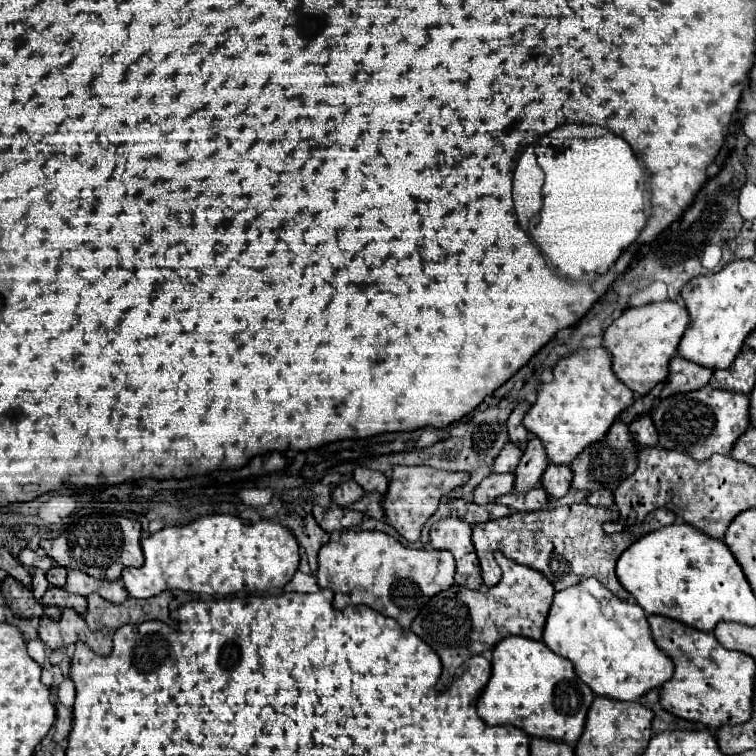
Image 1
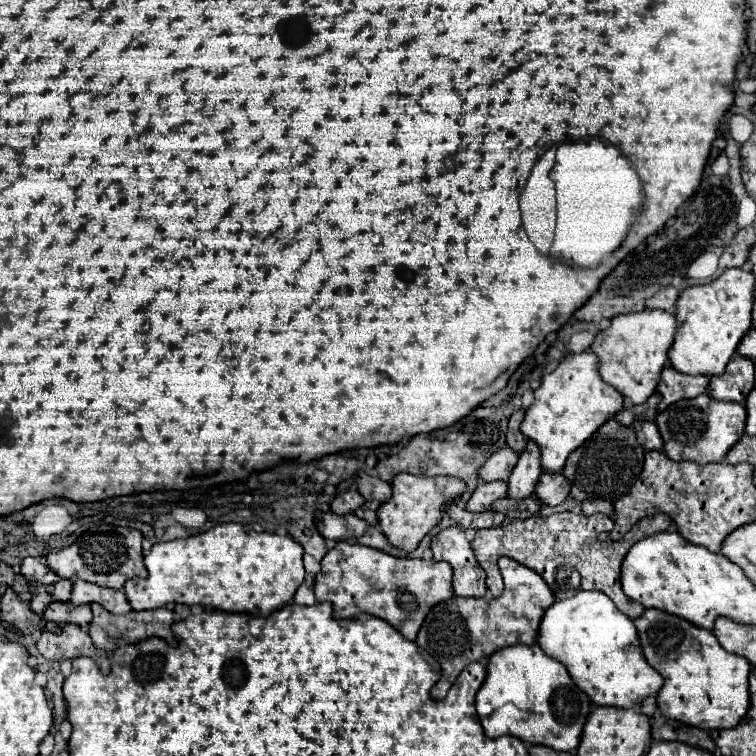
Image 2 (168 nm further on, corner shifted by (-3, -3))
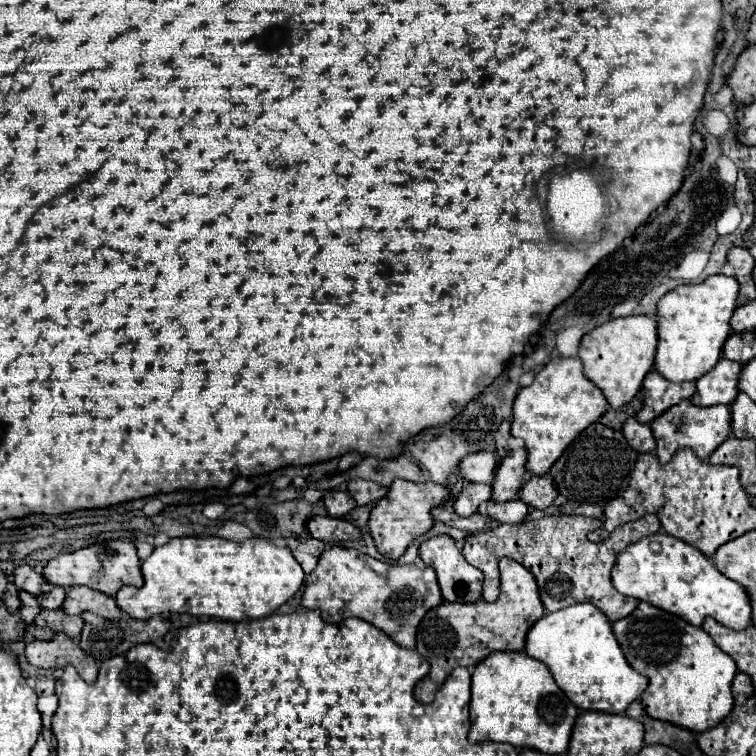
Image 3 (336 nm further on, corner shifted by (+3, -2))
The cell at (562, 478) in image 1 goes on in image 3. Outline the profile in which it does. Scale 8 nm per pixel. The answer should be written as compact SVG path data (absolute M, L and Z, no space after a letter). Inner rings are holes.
M532 475L518 493L518 499L522 499L526 505L532 505L536 509L550 507L556 497L558 497L558 491L550 475L544 475L544 477Z

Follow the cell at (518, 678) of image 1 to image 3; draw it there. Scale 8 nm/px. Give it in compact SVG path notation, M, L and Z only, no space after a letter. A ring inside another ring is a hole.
M522 651L492 653L472 673L472 727L468 733L472 741L500 741L550 755L564 755L576 717L578 707L560 691L548 667Z

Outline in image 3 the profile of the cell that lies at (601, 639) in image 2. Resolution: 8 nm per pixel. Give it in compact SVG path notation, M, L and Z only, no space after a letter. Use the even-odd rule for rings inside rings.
M574 603L572 607L546 613L528 631L526 653L550 667L558 687L582 711L624 713L648 687L648 679L628 667L616 643L612 621L592 603Z

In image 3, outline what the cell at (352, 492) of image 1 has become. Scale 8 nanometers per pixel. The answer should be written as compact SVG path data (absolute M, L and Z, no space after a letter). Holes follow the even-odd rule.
M328 491L322 501L326 505L328 515L332 517L344 517L348 511L356 507L356 501L346 491Z

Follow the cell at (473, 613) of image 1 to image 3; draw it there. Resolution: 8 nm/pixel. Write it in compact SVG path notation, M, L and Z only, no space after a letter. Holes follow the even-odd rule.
M502 557L500 559L500 581L502 591L494 603L450 603L444 601L436 609L428 611L418 627L416 651L430 661L432 669L424 681L414 689L420 703L434 701L434 693L446 681L446 677L458 667L476 667L492 651L522 651L526 645L528 629L544 615L544 607L538 595L534 575L520 563Z

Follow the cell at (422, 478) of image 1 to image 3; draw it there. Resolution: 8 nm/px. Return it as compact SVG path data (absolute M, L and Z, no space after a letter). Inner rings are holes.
M396 479L386 497L378 501L378 505L372 509L370 513L370 521L368 521L368 527L370 527L370 535L374 537L376 541L376 549L388 557L388 559L398 559L406 547L420 535L424 535L432 525L432 507L440 505L442 501L446 501L450 497L450 489L446 489L444 485L436 485L432 481L426 481L426 483L412 483L412 481L404 481L404 479Z

